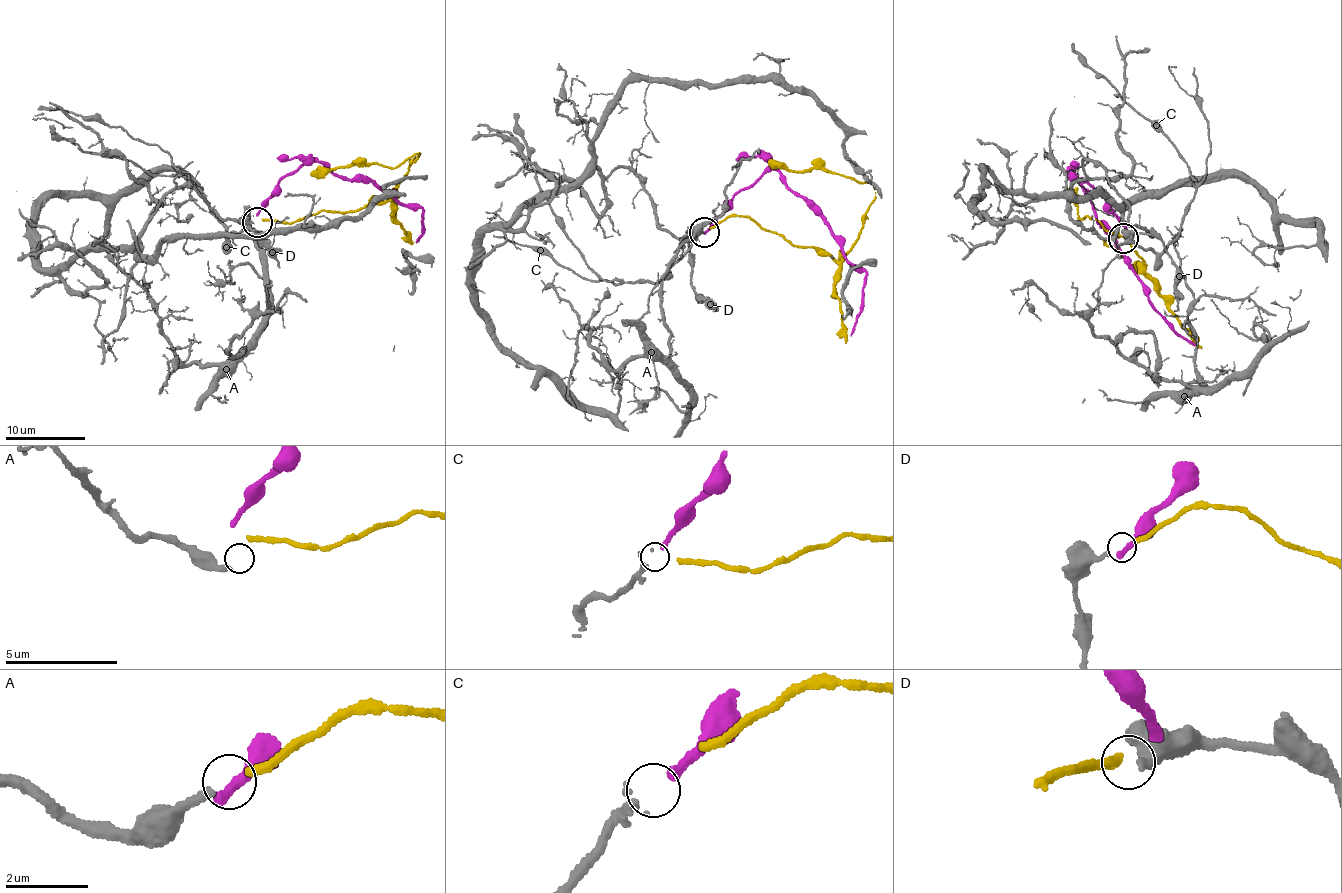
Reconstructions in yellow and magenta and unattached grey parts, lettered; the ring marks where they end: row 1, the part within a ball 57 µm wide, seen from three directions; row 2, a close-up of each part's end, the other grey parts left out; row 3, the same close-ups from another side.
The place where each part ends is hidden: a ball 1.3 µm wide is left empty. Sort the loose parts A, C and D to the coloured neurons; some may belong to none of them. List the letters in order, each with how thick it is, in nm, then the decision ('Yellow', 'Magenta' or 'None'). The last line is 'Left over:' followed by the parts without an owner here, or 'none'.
A: Thickness 240 nm. None
C: Thickness 280 nm. Magenta
D: Thickness 280 nm. Yellow
Left over: A

